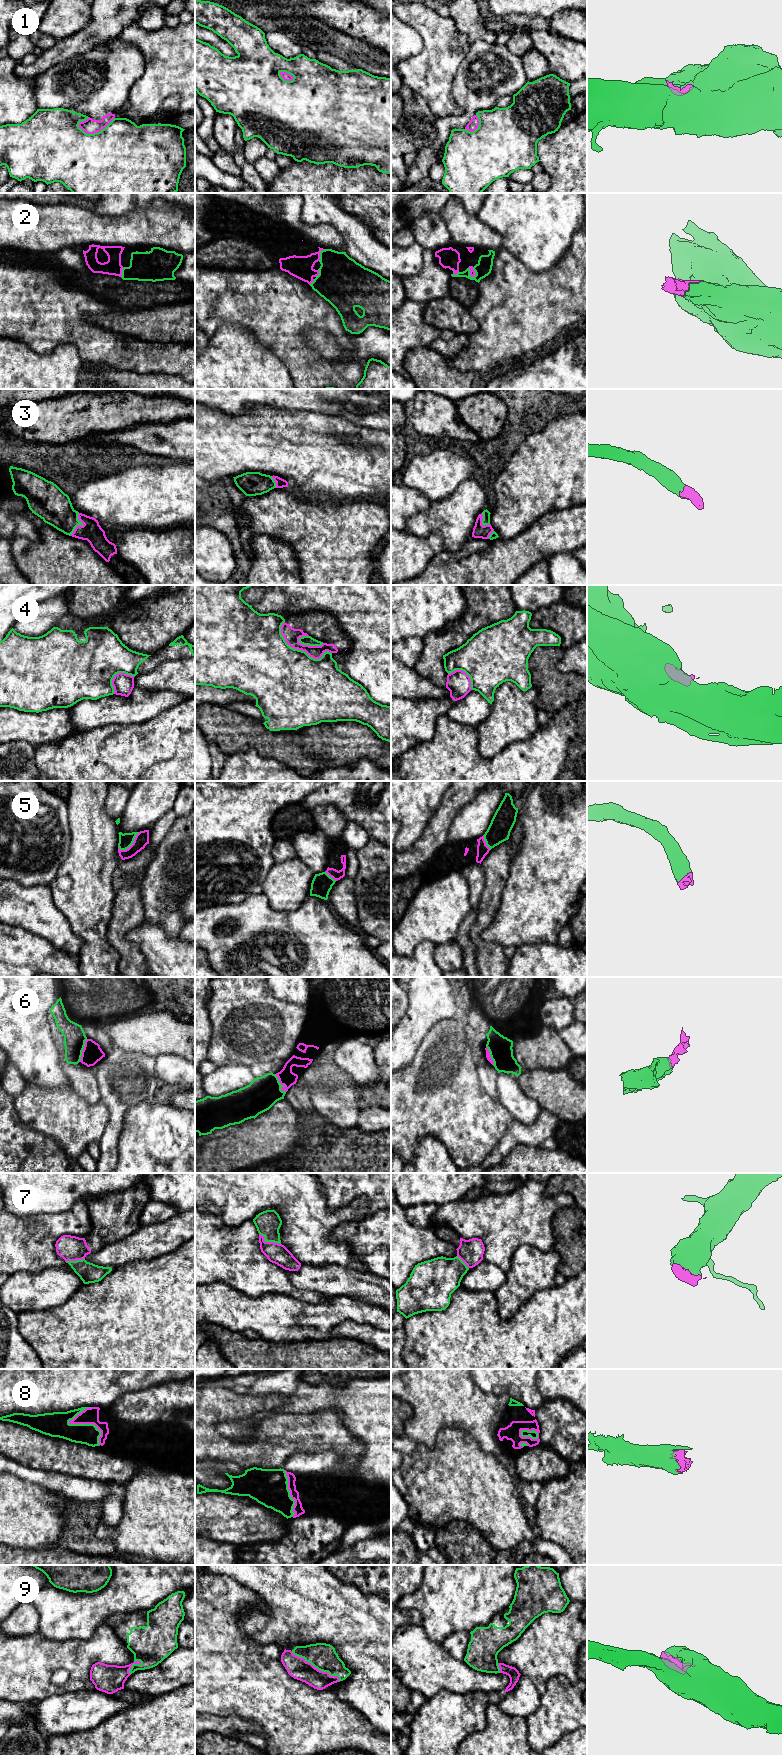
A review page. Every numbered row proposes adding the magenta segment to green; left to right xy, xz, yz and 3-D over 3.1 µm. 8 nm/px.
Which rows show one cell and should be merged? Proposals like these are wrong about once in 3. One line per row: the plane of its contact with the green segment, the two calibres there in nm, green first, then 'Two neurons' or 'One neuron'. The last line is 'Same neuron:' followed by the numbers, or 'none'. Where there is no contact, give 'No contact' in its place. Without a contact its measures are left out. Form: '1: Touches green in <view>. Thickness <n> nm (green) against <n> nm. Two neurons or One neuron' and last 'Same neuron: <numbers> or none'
1: Touches green in xy. Thickness 500 nm (green) against 120 nm. Two neurons
2: Touches green in xz. Thickness 360 nm (green) against 190 nm. One neuron
3: Touches green in xy. Thickness 280 nm (green) against 160 nm. One neuron
4: Touches green in xz. Thickness 500 nm (green) against 120 nm. Two neurons
5: Touches green in xy. Thickness 110 nm (green) against 110 nm. One neuron
6: Touches green in xz. Thickness 260 nm (green) against 130 nm. One neuron
7: Touches green in xz. Thickness 200 nm (green) against 160 nm. One neuron
8: Touches green in xy. Thickness 200 nm (green) against 130 nm. One neuron
9: Touches green in xz. Thickness 220 nm (green) against 170 nm. One neuron
Same neuron: 2, 3, 5, 6, 7, 8, 9

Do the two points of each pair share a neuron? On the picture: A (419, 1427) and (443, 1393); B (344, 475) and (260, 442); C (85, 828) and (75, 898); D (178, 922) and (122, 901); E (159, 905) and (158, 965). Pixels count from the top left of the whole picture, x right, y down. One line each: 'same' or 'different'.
A: same
B: same
C: same
D: different
E: different

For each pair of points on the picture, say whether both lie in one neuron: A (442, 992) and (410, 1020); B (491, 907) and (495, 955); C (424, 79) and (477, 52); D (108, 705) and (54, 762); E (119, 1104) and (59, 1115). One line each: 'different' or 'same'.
A: same
B: same
C: different
D: different
E: different

